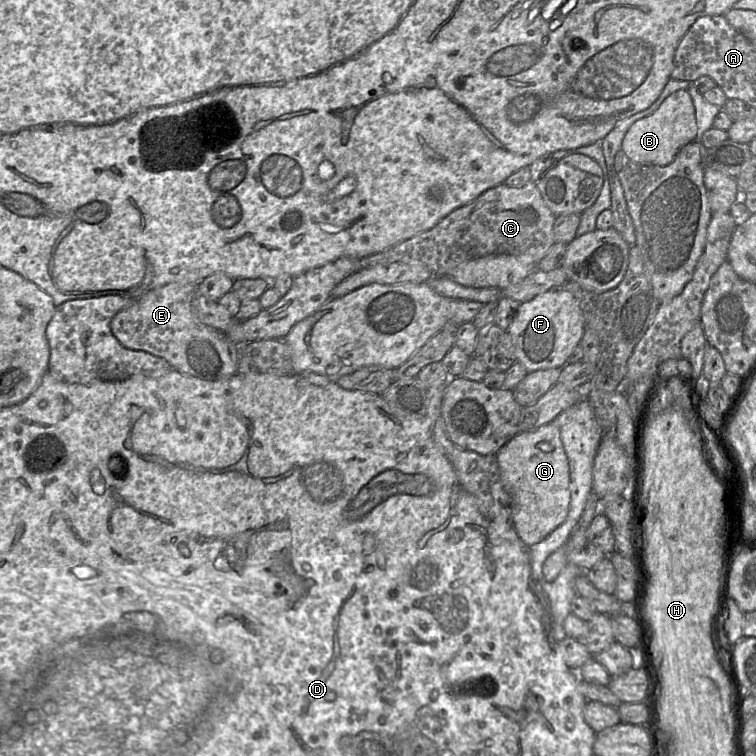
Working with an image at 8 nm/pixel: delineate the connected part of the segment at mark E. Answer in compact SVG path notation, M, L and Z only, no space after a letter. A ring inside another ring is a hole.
M171 283L164 285L159 288L155 288L152 290L149 290L145 292L143 295L138 297L133 304L128 306L127 308L119 311L111 320L111 331L113 335L117 338L117 340L126 348L132 349L132 350L140 350L140 351L145 351L147 353L150 353L152 355L161 357L165 359L169 365L176 371L183 373L185 375L191 375L194 377L198 377L204 380L225 380L233 375L237 374L237 365L238 365L238 360L241 355L241 348L232 343L227 336L225 335L224 332L213 329L204 323L202 323L196 314L193 311L193 298L197 294L197 286L198 285L186 285L186 284L179 284L179 283Z

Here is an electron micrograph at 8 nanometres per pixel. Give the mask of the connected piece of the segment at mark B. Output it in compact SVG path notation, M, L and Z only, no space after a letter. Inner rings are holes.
M681 89L670 94L653 114L639 119L629 128L622 142L622 151L634 163L666 166L681 148L695 140L696 135L695 107L687 89Z

